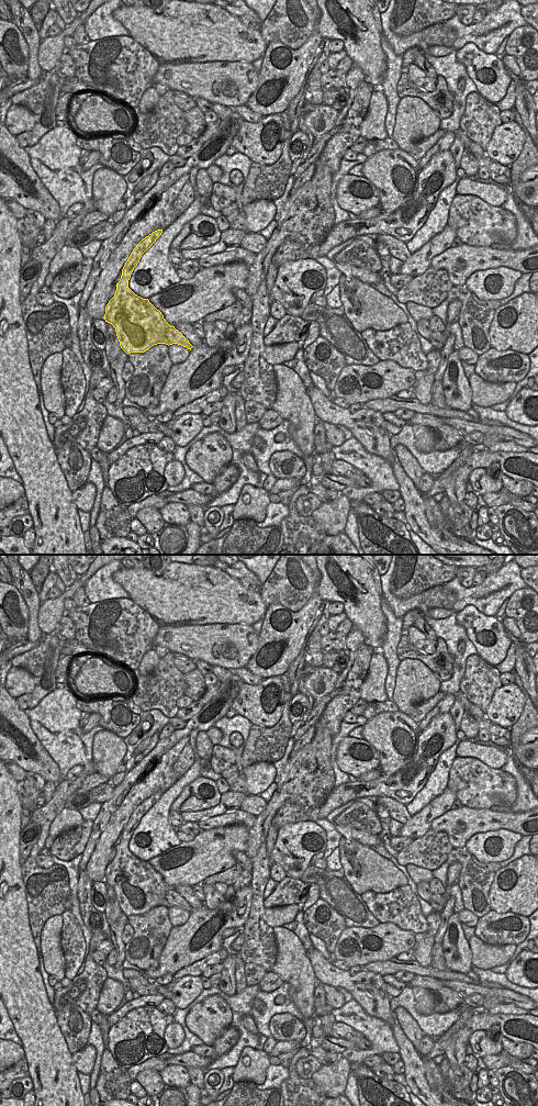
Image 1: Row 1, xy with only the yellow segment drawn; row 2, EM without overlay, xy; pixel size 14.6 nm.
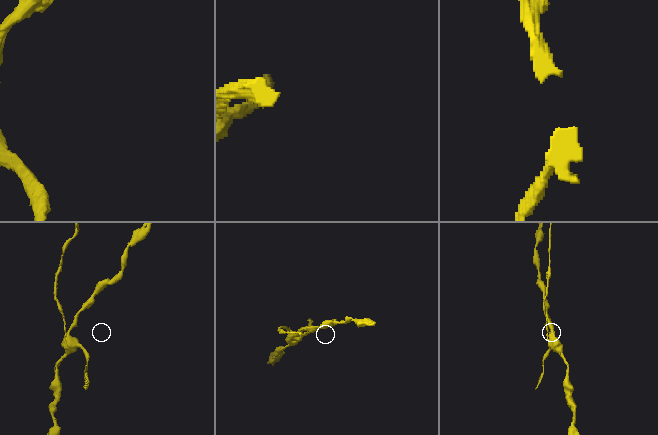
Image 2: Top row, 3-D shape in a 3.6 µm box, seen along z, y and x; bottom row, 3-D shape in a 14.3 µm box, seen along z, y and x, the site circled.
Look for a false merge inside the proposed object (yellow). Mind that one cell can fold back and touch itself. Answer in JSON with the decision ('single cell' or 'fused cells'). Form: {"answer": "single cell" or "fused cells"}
{"answer": "fused cells"}

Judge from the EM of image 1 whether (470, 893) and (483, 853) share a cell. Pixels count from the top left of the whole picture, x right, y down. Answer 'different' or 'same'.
different

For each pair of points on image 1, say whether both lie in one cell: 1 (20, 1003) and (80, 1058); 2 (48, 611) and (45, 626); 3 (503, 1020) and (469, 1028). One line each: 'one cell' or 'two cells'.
1: two cells
2: one cell
3: one cell

